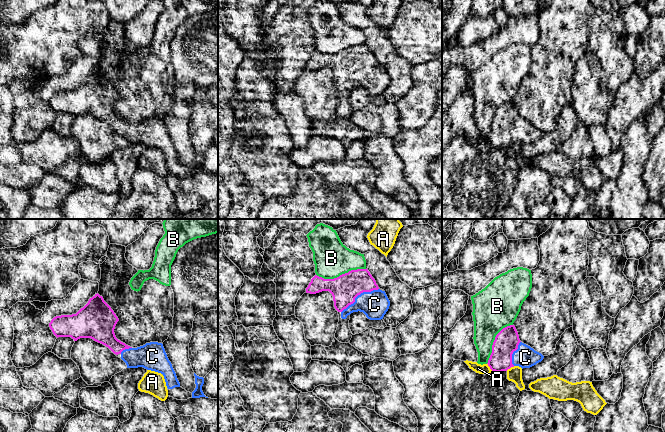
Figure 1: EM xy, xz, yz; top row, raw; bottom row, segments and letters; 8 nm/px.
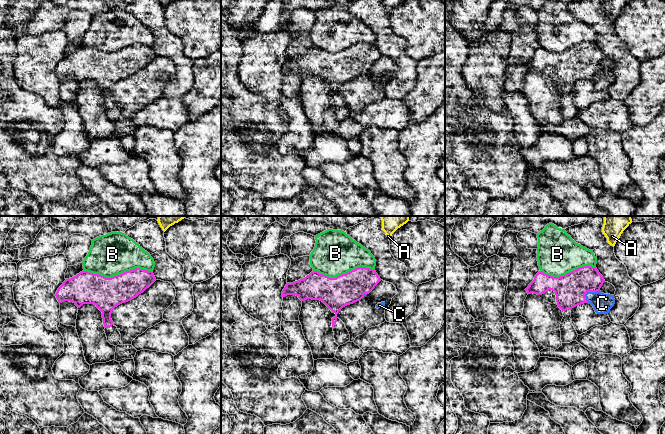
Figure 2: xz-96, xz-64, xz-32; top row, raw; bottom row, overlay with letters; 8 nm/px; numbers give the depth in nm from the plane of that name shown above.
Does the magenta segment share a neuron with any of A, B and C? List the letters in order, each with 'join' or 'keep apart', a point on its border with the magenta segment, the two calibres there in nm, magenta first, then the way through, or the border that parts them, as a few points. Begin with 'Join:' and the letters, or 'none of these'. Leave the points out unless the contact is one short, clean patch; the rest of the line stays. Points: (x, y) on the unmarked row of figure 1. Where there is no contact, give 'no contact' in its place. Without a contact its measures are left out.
Join: C
A: keep apart; contact yz (489, 142); calibres 190 and 80 nm; border yz (487, 139), (492, 147)
B: keep apart; contact xz (340, 51); calibres 220 and 280 nm
C: join; contact xz (358, 70); calibres 220 and 220 nm; way xz (345, 64), (358, 70), (363, 70), (374, 80)

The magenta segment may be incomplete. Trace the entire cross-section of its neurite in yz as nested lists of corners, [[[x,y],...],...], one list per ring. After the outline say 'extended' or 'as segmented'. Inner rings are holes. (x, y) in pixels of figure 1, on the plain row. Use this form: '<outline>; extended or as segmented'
[[[514,101],[503,104],[495,113],[488,142],[492,147],[507,147],[511,143],[530,144],[543,136],[544,132],[522,119]]]; extended

